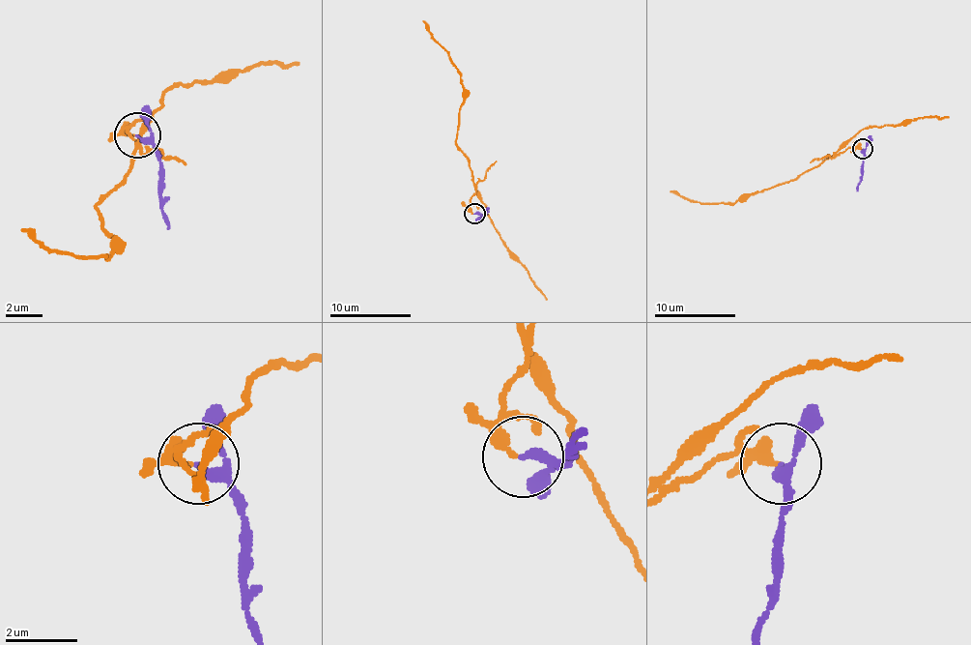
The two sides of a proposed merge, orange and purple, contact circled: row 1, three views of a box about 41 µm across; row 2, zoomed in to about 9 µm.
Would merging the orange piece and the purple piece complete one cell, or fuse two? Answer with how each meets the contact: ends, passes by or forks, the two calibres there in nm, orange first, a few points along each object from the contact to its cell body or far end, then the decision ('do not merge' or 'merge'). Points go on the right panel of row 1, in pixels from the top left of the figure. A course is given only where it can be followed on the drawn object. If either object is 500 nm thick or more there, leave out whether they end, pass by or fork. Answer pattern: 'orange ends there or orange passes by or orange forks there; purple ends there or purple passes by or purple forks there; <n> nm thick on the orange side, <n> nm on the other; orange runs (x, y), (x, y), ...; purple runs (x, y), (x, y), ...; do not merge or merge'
orange passes by; purple passes by; 200 nm thick on the orange side, 200 nm on the other; orange runs (862, 149), (848, 147), (793, 180), (740, 196), (733, 202), (693, 202), (671, 190); purple runs (862, 149), (862, 180), (856, 190); do not merge

